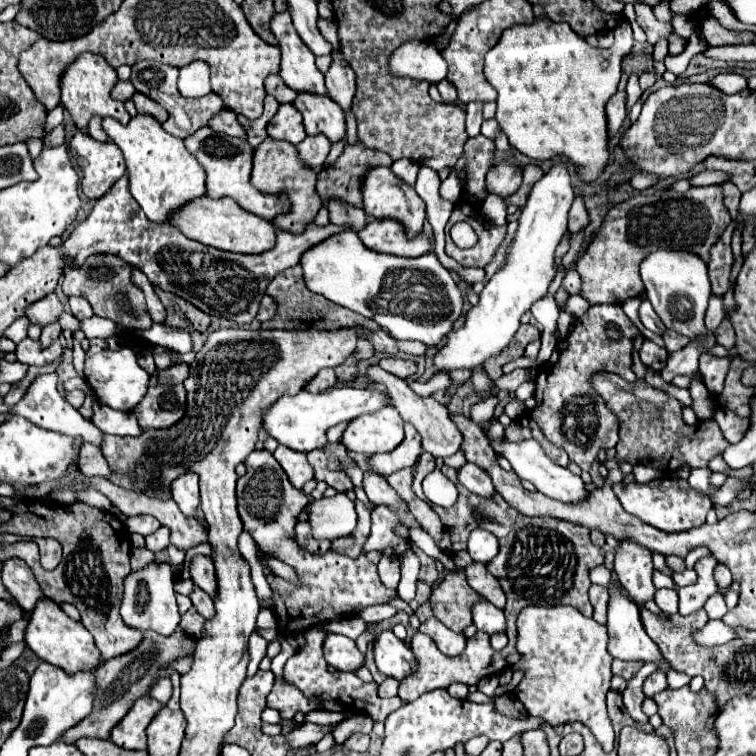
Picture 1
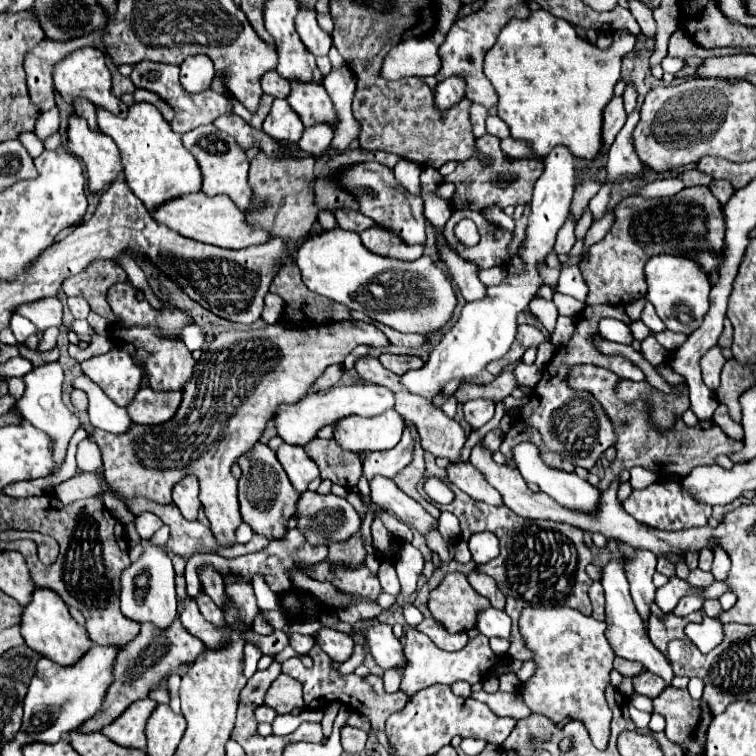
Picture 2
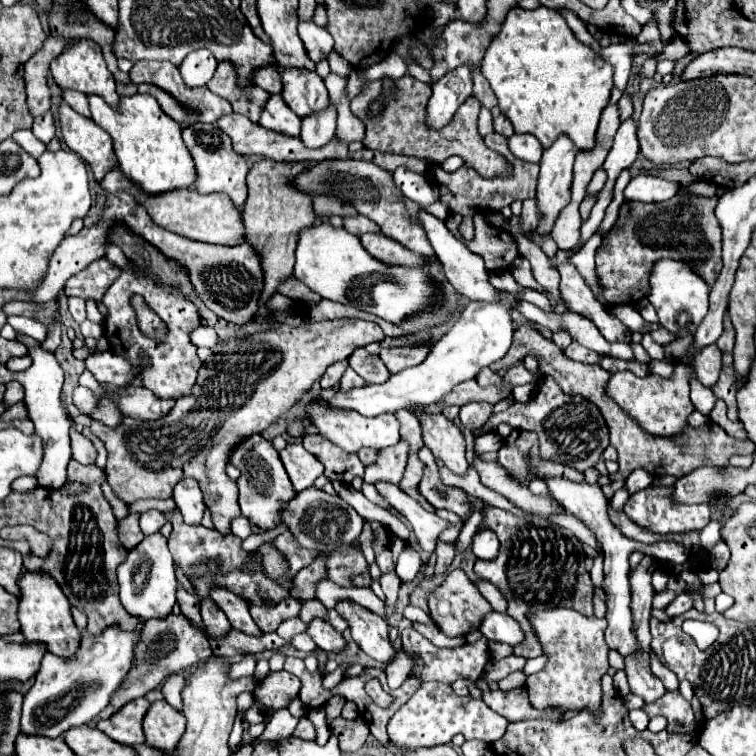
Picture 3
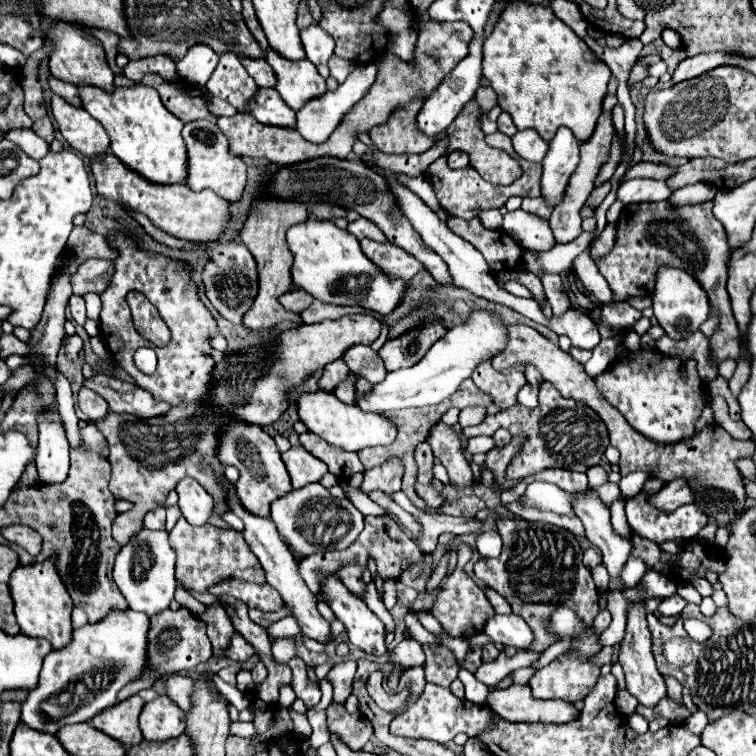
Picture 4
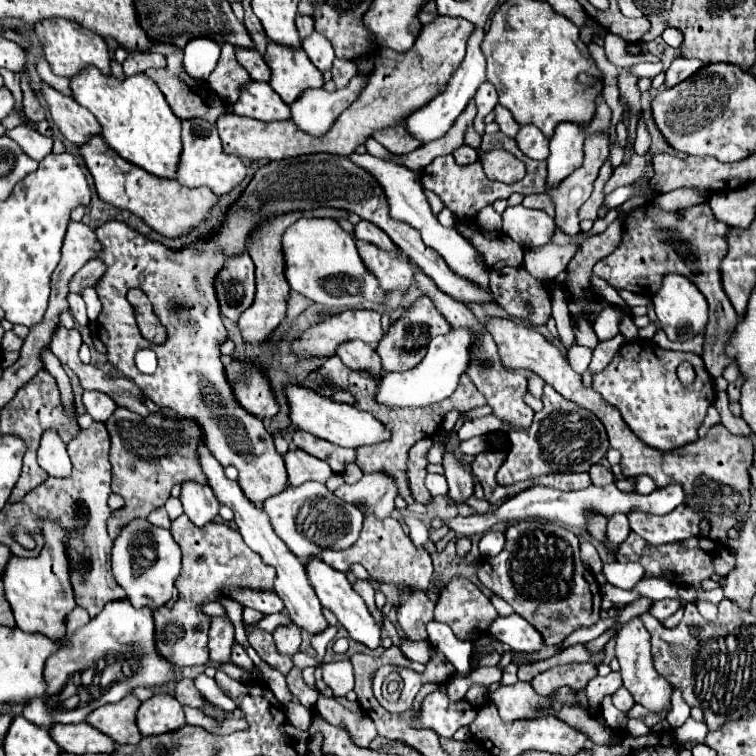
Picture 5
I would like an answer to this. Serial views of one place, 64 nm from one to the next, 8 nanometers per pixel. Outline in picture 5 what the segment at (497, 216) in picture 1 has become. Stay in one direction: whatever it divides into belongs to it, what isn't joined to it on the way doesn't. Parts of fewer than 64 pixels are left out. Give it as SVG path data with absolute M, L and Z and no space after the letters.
M556 300L552 302L552 318L556 320L558 326L558 334L562 340L562 346L568 350L572 346L578 346L576 336L574 336L574 328L572 328L572 316L566 308L566 300Z

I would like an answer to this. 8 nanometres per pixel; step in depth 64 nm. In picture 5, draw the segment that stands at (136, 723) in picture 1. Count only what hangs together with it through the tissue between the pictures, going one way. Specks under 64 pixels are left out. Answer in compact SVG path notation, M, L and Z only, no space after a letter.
M130 694L114 704L104 704L88 714L86 722L106 736L110 736L116 744L138 744L142 738L140 730L136 728L136 710L140 700Z

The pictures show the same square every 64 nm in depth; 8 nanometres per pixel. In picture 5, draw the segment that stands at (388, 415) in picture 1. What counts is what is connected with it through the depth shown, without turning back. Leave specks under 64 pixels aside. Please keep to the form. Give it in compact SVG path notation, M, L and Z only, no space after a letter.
M286 386L284 392L288 398L288 406L290 406L290 420L298 430L304 430L308 434L314 434L318 438L330 440L330 442L334 442L338 446L346 446L346 448L376 444L390 436L390 432L386 432L386 428L382 428L382 422L378 422L374 416L362 412L354 404L336 404L330 398L324 398L302 386Z

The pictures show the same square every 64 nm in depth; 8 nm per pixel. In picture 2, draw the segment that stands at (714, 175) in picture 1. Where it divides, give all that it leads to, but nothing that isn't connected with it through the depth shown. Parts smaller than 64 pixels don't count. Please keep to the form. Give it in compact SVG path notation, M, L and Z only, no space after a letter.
M684 170L684 172L678 174L678 178L680 178L686 186L700 186L700 184L708 186L708 184L712 182L712 178L710 178L708 174L698 172L698 170Z

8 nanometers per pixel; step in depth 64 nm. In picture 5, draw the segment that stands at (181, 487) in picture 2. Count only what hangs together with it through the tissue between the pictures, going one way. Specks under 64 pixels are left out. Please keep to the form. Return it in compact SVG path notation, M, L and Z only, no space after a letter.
M184 482L180 502L184 506L184 514L196 524L204 526L214 520L218 514L218 500L214 500L214 494L210 492L210 486L198 484L198 482Z

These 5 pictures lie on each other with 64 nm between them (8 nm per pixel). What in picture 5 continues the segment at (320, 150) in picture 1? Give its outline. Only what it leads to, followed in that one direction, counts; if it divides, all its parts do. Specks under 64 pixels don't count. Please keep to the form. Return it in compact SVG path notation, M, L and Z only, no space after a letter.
M356 74L344 90L326 92L324 88L306 88L298 100L290 104L292 120L304 132L324 136L338 114L354 102L354 96L358 96L362 84L366 84L366 76Z

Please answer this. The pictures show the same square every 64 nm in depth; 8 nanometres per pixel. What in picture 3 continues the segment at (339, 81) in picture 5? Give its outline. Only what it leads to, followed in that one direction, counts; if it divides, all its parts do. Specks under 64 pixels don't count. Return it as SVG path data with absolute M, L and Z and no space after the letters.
M332 52L332 54L328 56L328 64L330 64L330 70L332 70L334 74L338 74L338 76L348 76L350 70L352 70L352 66L350 66L342 56L338 56L336 52Z

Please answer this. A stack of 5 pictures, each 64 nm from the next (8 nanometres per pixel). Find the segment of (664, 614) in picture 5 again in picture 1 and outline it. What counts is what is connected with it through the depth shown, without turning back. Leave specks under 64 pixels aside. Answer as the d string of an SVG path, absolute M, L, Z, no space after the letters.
M708 557L697 561L694 570L698 574L698 582L692 584L692 586L686 586L680 592L680 610L678 612L682 616L700 610L704 606L704 602L718 590L716 580L712 576L712 570L715 569L716 565L717 560L708 559Z

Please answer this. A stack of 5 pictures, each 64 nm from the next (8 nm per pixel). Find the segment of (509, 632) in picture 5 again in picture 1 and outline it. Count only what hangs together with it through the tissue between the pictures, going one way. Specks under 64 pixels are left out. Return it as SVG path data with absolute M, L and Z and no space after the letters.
M480 602L472 608L472 616L474 616L474 626L486 634L498 634L498 632L506 632L506 616L500 608L496 608L490 602Z

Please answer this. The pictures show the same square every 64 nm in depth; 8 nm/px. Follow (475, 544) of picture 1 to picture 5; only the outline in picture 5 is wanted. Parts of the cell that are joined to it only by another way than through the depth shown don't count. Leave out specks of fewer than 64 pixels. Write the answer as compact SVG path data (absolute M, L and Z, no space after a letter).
M490 530L482 536L480 540L480 554L484 558L492 558L492 556L498 556L504 548L504 542L506 542L506 536L502 532L496 532L496 530Z

